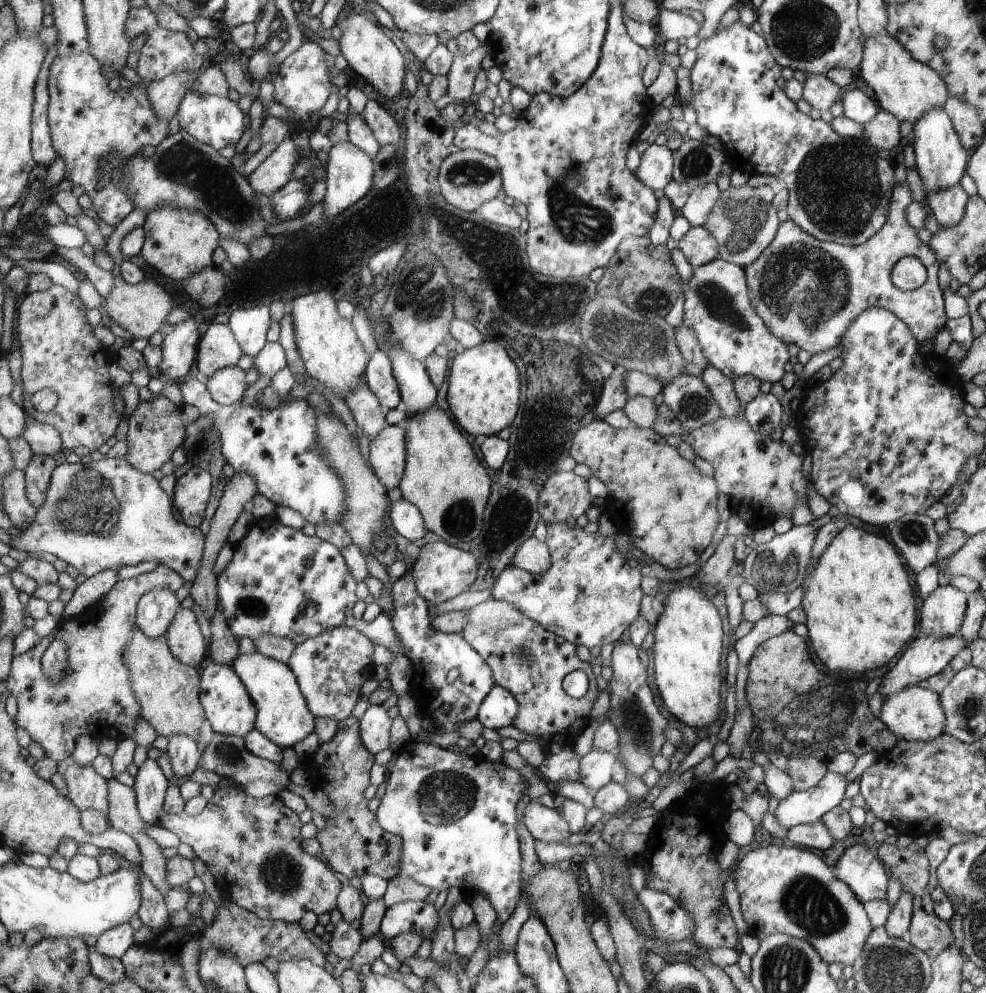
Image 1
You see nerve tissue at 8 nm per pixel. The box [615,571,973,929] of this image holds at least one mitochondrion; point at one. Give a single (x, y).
(772, 709)

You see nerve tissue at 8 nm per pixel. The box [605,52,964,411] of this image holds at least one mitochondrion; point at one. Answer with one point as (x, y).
(837, 186)

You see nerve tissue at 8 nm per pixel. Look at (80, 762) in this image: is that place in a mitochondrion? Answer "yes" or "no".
no

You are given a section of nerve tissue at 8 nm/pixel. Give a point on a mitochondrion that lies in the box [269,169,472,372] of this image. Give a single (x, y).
(426, 304)

